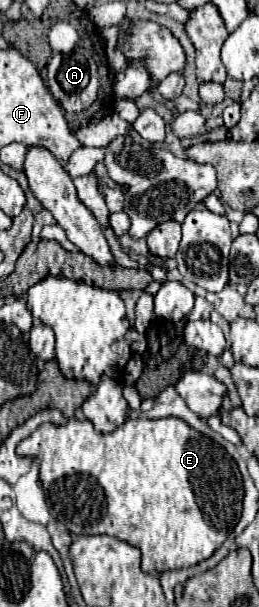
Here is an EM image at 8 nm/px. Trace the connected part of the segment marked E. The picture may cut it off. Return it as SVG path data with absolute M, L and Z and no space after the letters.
M163 417L163 419L127 419L117 431L109 433L109 435L101 435L93 429L91 421L69 421L67 425L51 425L45 423L41 425L31 437L27 437L25 441L19 443L17 453L19 455L33 455L41 461L41 469L39 469L39 479L43 483L43 491L45 491L45 499L51 511L51 517L57 519L59 523L65 523L67 529L75 535L97 535L97 533L105 533L111 537L117 537L133 547L141 549L141 569L145 573L163 573L169 569L183 569L183 567L191 567L197 565L205 559L209 559L221 545L223 541L229 537L229 533L233 531L233 527L237 525L239 517L241 517L241 507L223 507L221 503L243 503L243 483L241 483L241 473L237 463L227 455L227 451L211 441L209 437L205 437L203 433L191 429L183 419L177 417Z

